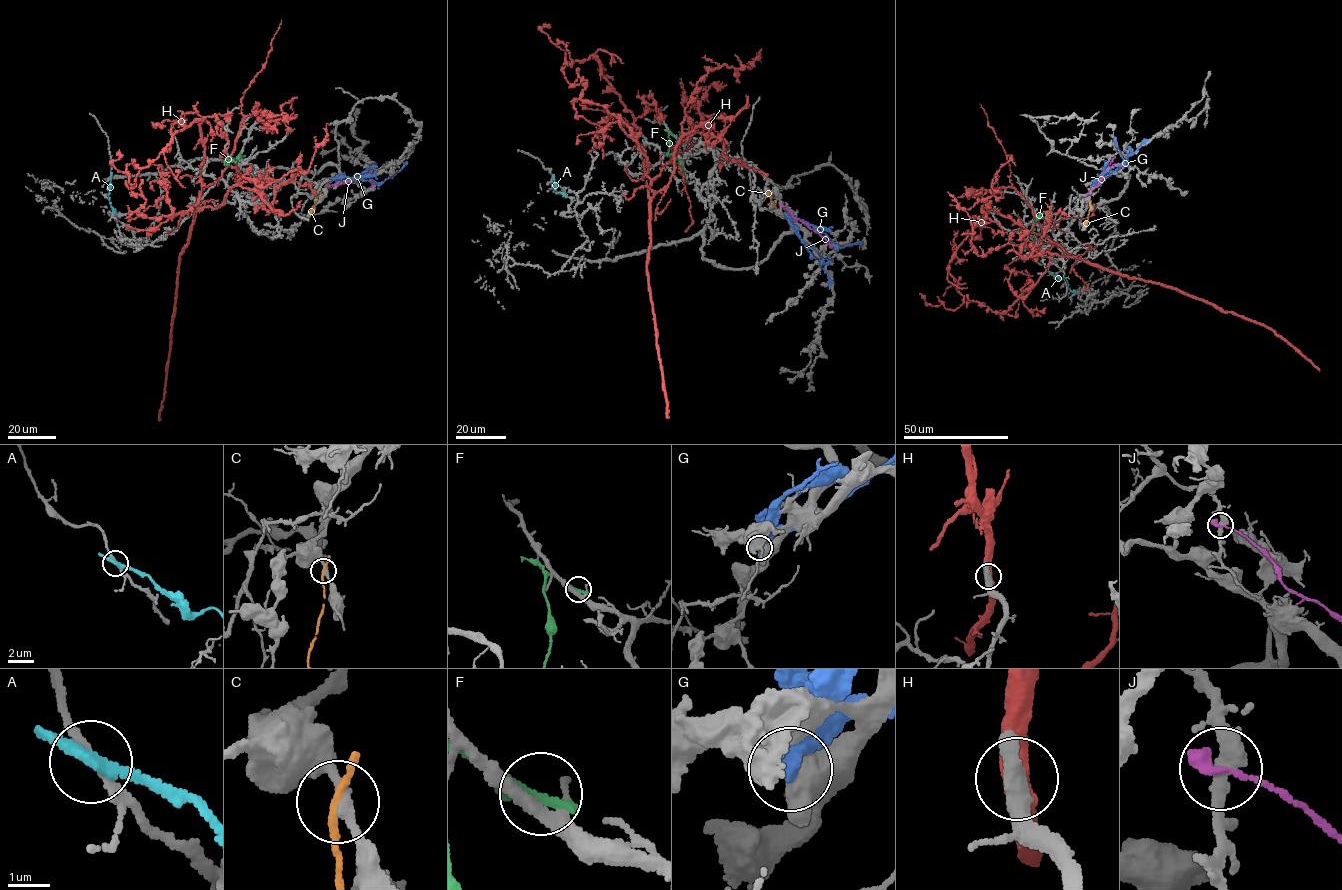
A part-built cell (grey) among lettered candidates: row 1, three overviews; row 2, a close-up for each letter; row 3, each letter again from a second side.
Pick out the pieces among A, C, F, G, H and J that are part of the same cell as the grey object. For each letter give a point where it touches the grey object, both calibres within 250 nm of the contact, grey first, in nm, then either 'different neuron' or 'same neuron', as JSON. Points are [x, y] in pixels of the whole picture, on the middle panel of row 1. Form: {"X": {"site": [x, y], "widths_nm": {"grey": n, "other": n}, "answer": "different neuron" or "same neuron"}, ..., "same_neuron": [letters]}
{"A": {"site": [553, 177], "widths_nm": {"grey": 200, "other": 280}, "answer": "different neuron"}, "C": {"site": [774, 206], "widths_nm": {"grey": 240, "other": 160}, "answer": "different neuron"}, "F": {"site": [675, 135], "widths_nm": {"grey": 240, "other": 280}, "answer": "different neuron"}, "G": {"site": [785, 214], "widths_nm": {"grey": 500, "other": 650}, "answer": "different neuron"}, "H": {"site": [643, 149], "widths_nm": {"grey": 400, "other": 500}, "answer": "different neuron"}, "J": {"site": [781, 205], "widths_nm": {"grey": 360, "other": 400}, "answer": "different neuron"}, "same_neuron": []}

